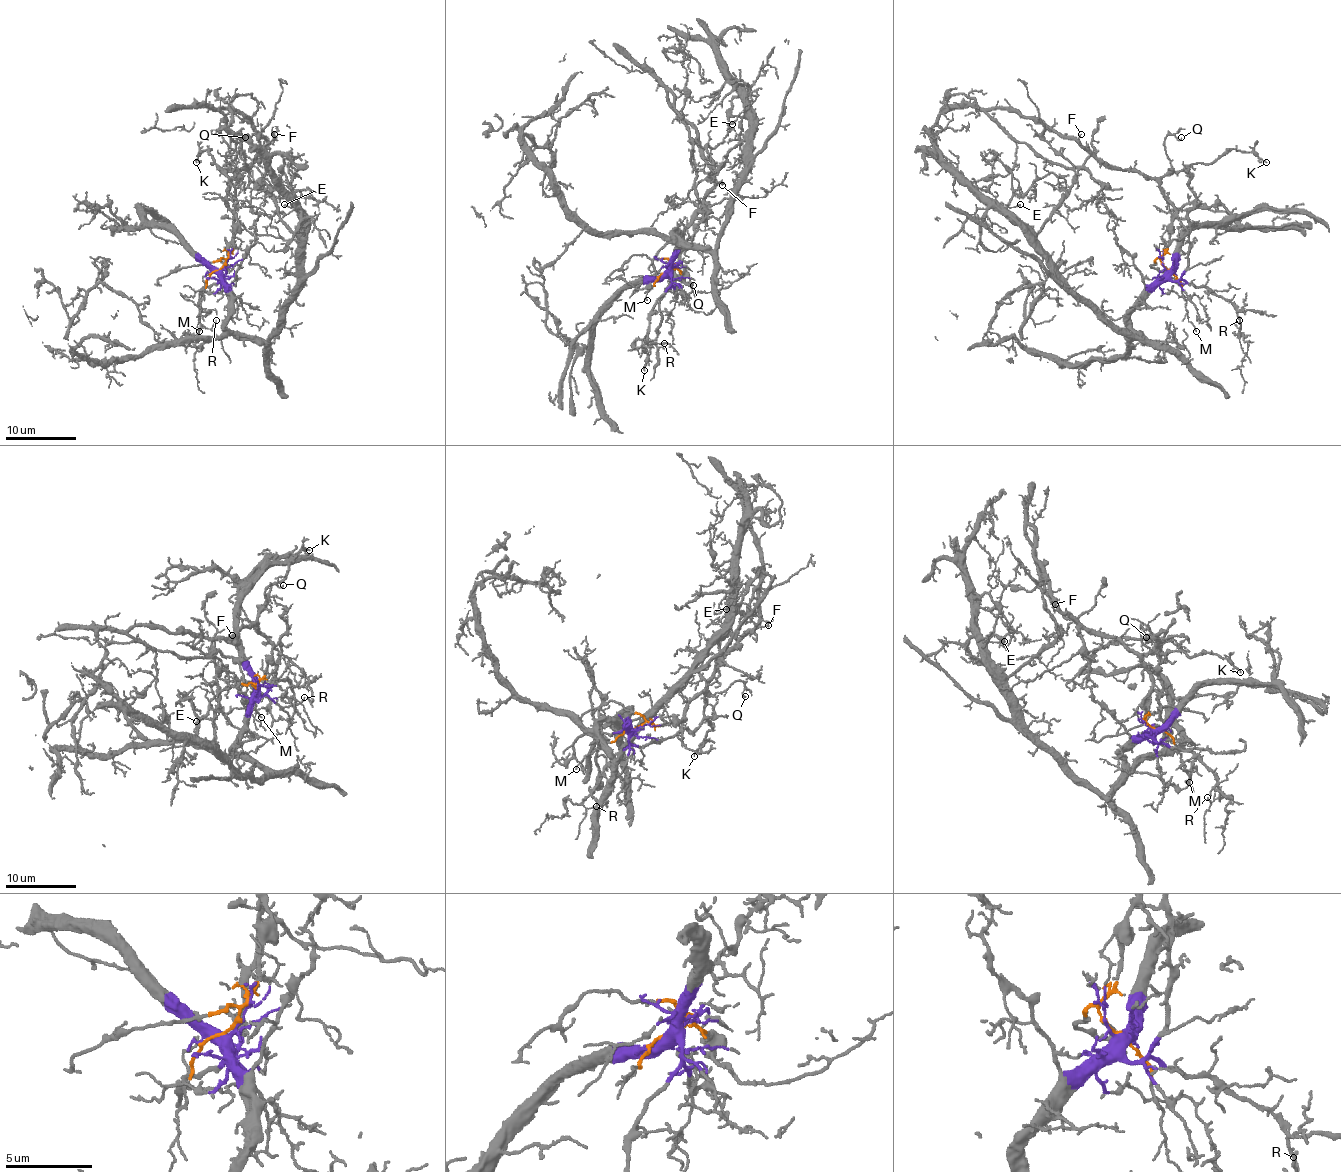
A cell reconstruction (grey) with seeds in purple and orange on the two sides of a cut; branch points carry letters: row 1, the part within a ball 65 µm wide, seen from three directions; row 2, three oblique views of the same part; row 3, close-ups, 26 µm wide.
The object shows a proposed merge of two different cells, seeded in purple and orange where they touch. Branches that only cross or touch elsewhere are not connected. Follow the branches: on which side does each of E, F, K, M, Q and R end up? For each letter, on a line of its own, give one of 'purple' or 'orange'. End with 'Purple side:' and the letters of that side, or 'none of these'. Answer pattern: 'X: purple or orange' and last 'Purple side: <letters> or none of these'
E: purple
F: orange
K: orange
M: orange
Q: orange
R: purple
Purple side: E, R

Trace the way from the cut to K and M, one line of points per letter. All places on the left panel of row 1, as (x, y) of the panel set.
K: (219, 270), (233, 247), (238, 222), (226, 199), (229, 180), (212, 163), (208, 148), (199, 152), (196, 163)
M: (219, 270), (208, 277), (198, 319), (199, 332)

